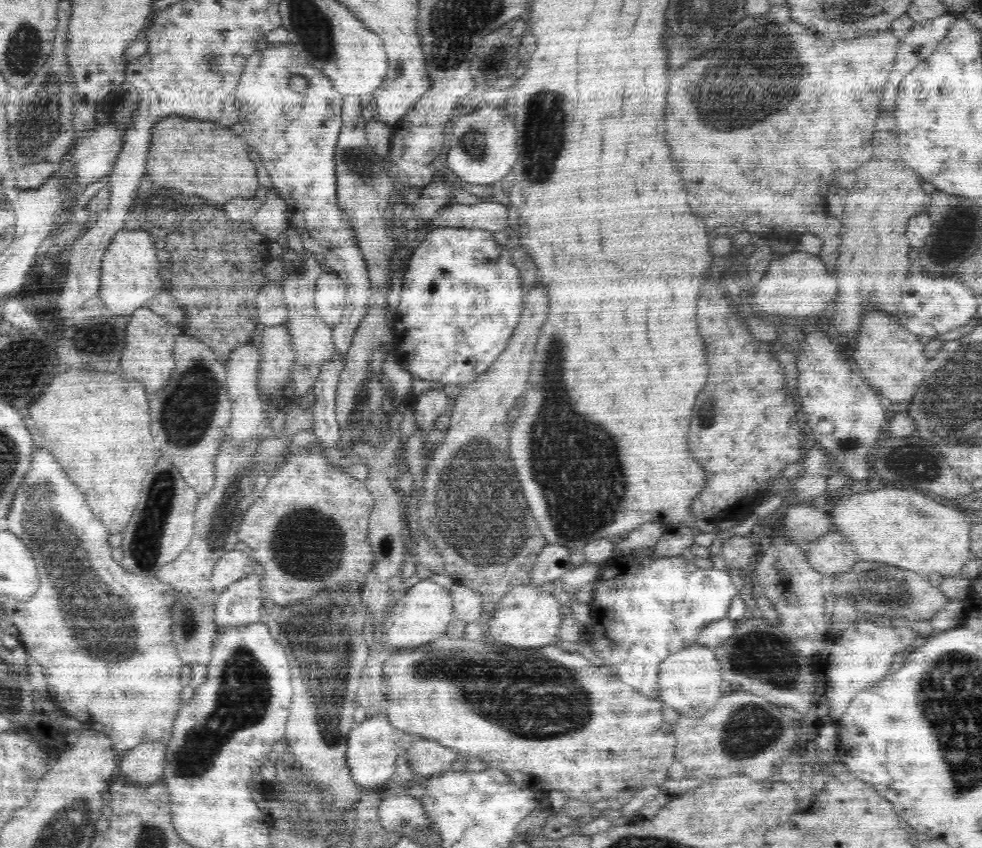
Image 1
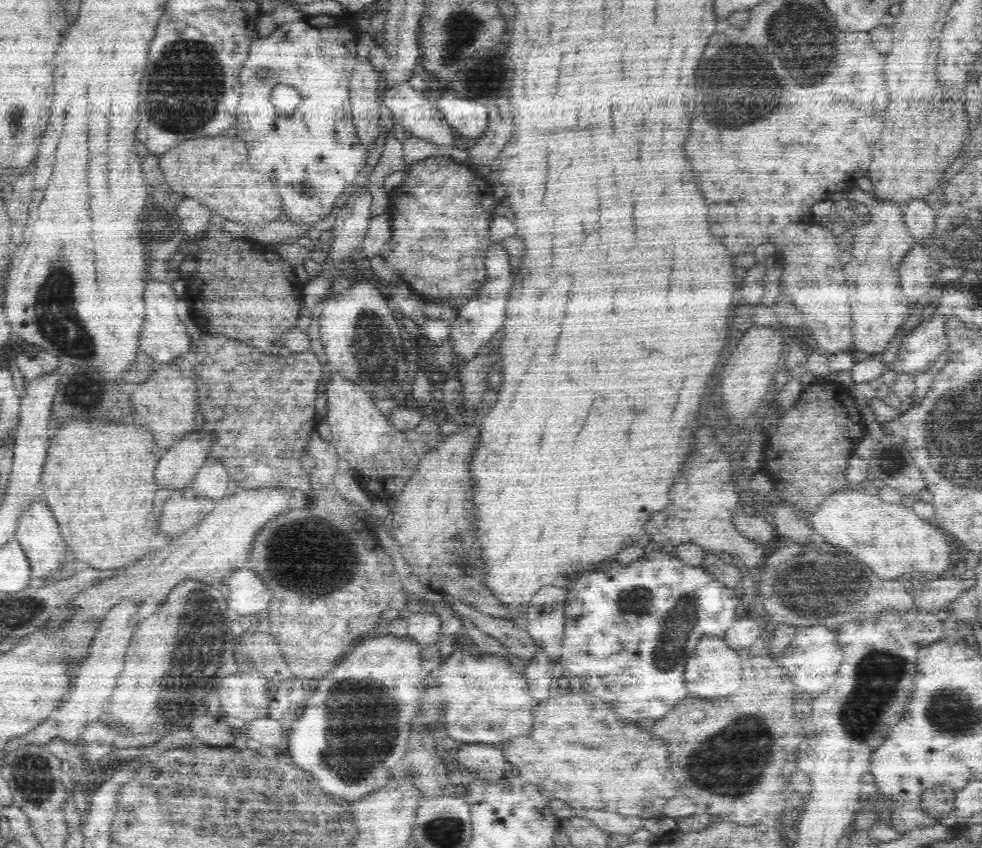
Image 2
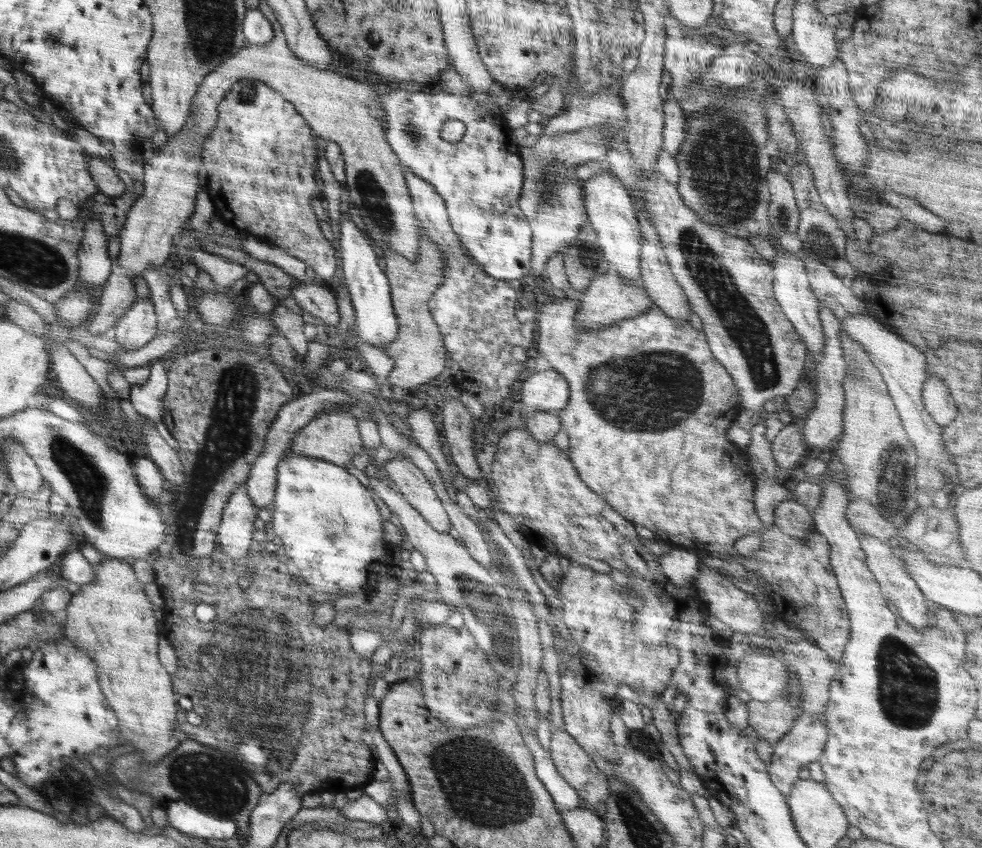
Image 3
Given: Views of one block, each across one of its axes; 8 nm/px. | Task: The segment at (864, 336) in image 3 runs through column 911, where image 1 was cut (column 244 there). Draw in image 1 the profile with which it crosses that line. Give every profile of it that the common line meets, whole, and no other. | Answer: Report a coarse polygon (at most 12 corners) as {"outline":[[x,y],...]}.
{"outline":[[260,352],[229,354],[228,439],[270,438],[270,408],[258,393]]}

